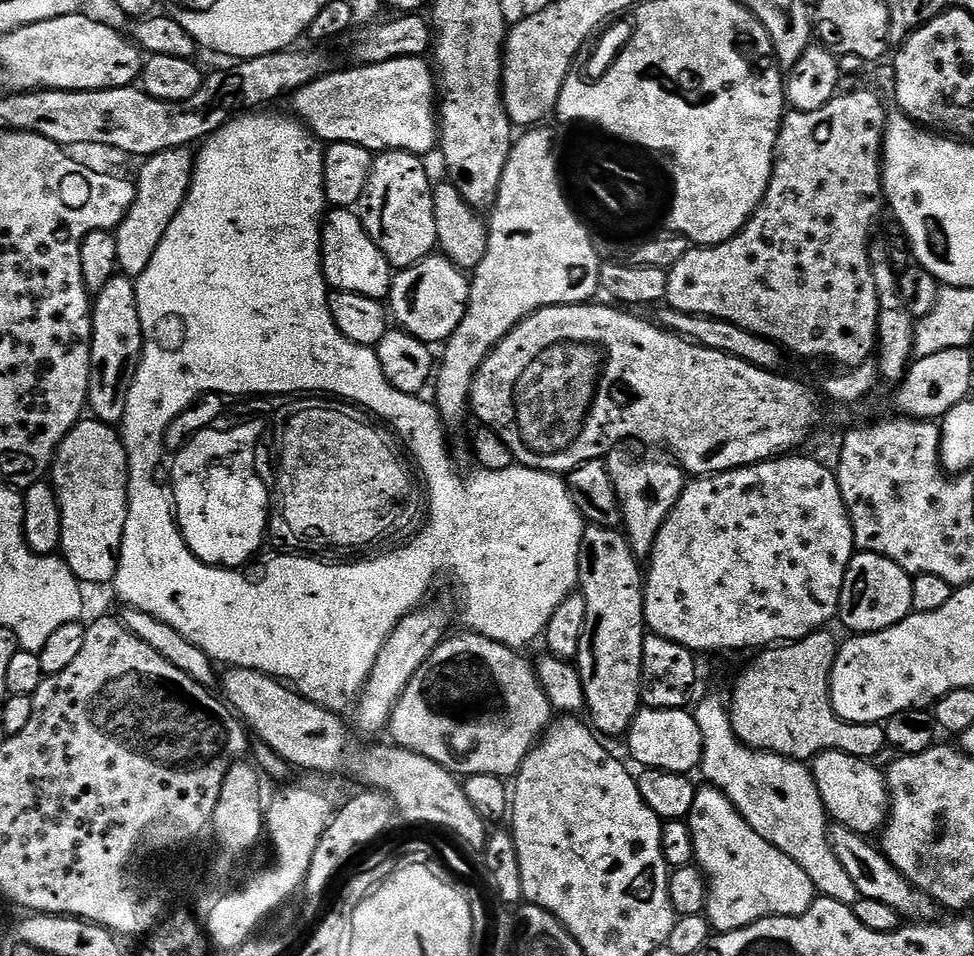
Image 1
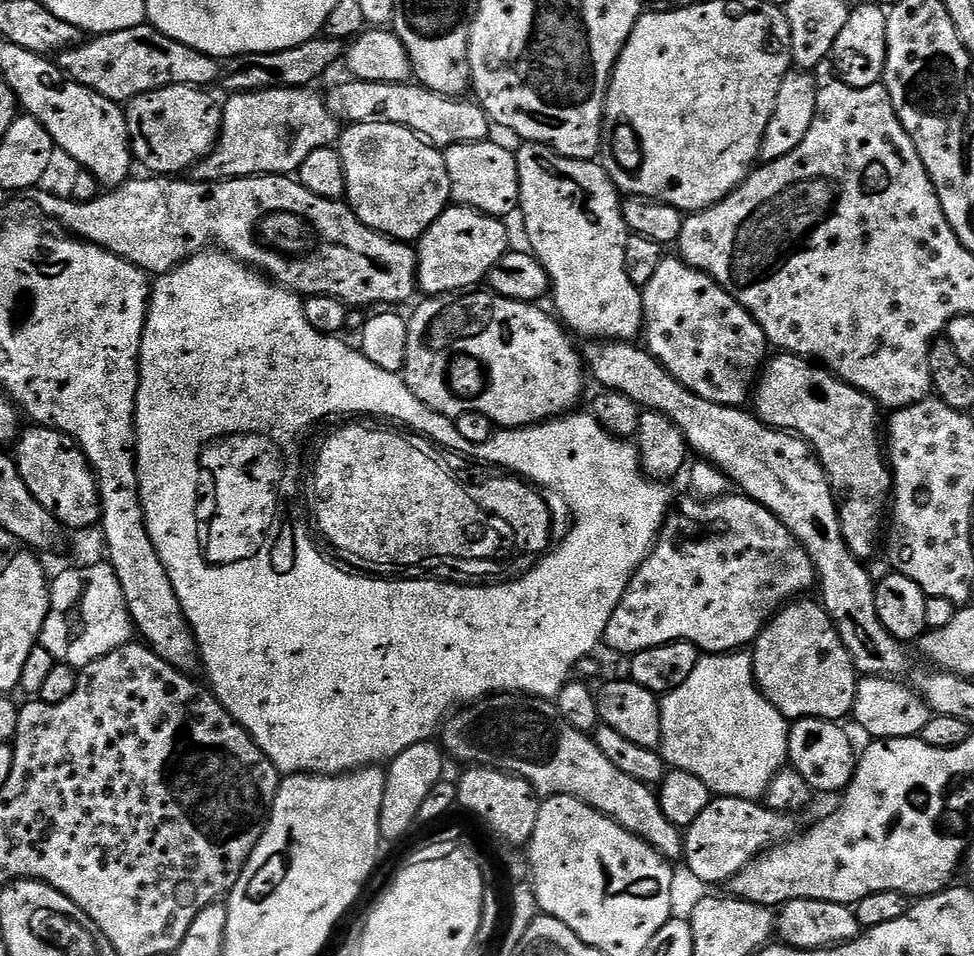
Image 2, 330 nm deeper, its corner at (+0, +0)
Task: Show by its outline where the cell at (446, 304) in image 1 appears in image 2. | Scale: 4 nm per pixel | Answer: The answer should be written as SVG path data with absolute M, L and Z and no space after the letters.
M449 206L418 241L419 291L425 292L423 295L428 298L444 298L483 285L492 267L510 251L508 228L504 224L507 223L499 216L487 216L473 208Z

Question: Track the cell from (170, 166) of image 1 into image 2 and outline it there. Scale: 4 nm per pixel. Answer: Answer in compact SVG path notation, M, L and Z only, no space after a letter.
M311 87L306 88L271 88L265 92L239 92L237 94L232 94L227 97L226 103L223 105L224 110L224 127L220 132L220 141L213 148L212 153L201 160L199 164L196 165L194 169L194 176L197 181L200 182L211 182L214 180L236 180L240 176L282 176L285 174L296 174L299 173L302 162L306 162L306 158L310 158L310 154L314 154L314 150L319 148L327 148L329 146L335 145L340 139L340 134L342 131L341 121L338 119L337 113L331 112L328 109L328 104L319 96L318 93L312 92Z

